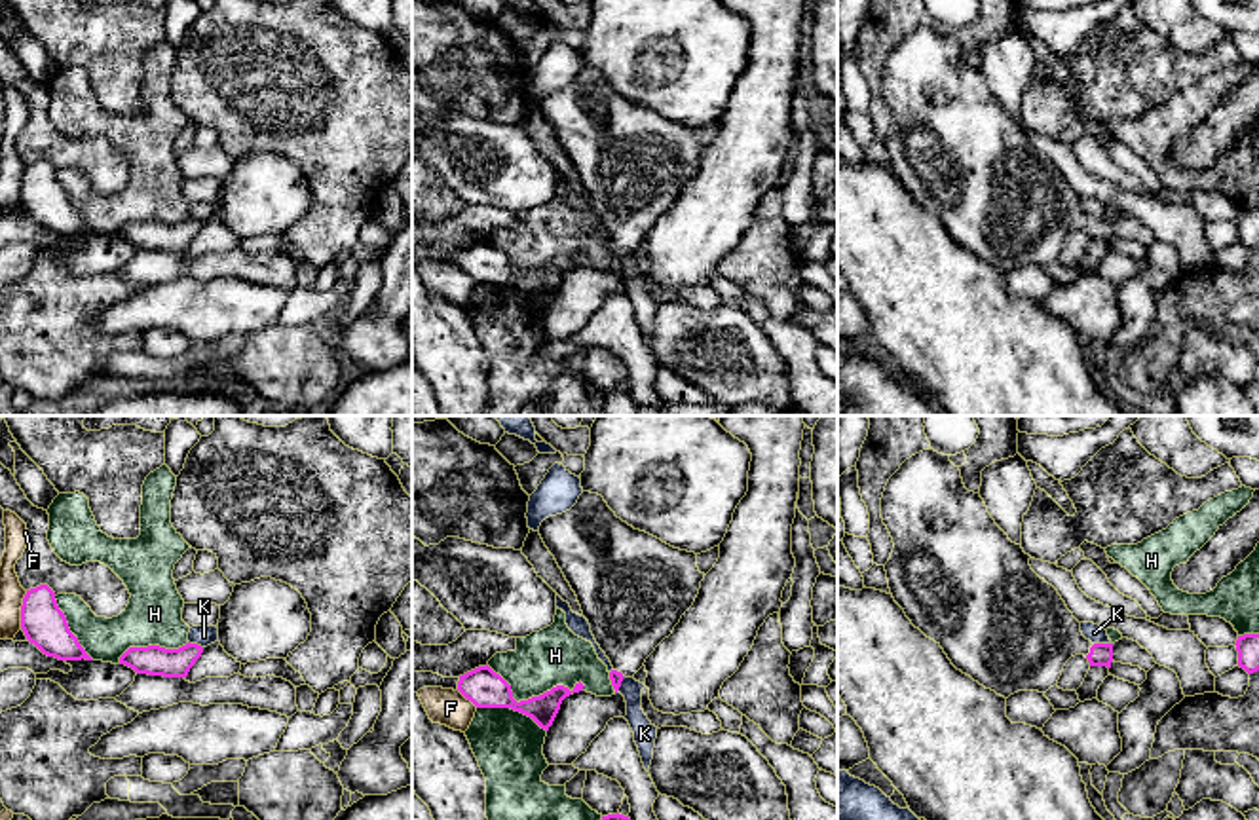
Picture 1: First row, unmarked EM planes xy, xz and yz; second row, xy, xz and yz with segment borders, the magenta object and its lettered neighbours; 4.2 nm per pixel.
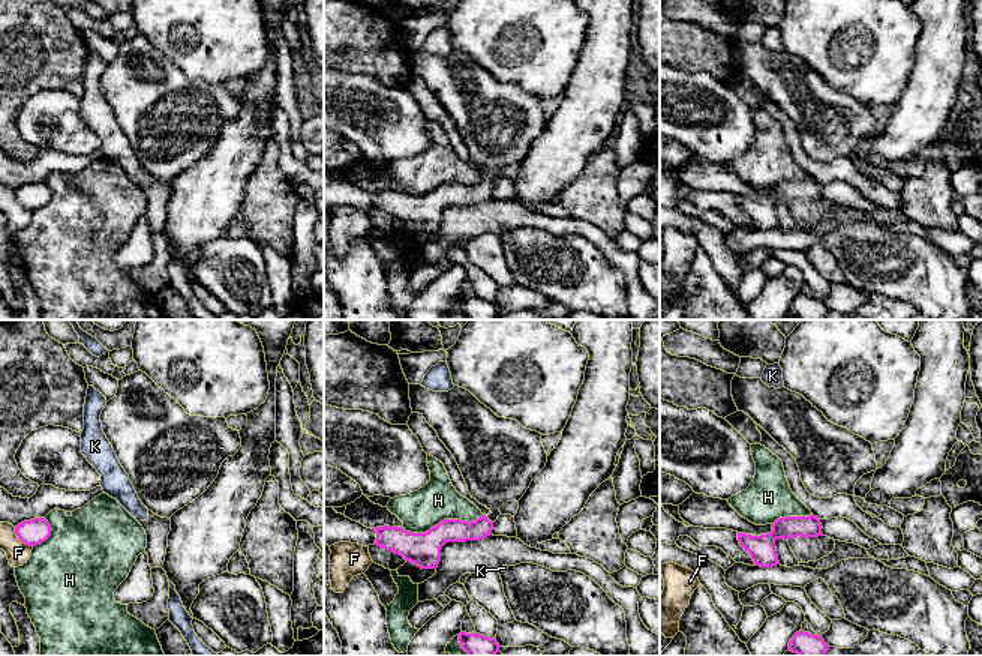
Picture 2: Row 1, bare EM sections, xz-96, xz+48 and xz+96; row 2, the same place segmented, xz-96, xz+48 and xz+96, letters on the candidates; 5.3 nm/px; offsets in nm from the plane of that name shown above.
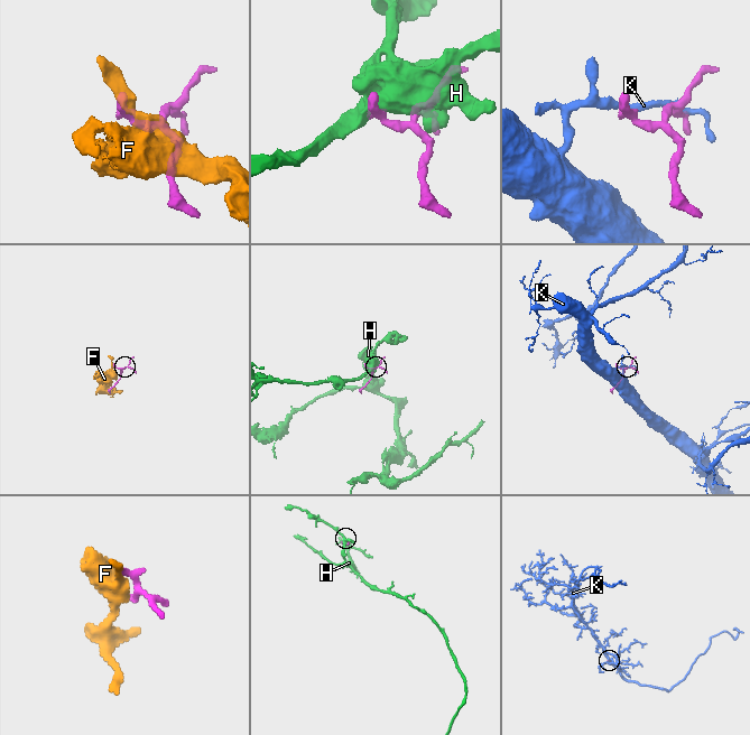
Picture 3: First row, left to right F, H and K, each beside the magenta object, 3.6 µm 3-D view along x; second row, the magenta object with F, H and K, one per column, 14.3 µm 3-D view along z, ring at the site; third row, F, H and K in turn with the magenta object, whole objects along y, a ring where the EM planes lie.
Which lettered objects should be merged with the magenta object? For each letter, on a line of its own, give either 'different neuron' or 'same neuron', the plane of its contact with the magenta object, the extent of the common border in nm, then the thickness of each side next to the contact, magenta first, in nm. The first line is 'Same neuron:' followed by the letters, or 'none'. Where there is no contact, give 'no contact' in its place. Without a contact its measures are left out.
Same neuron: none
F: different neuron; contact in xy; length 160 nm; calibres 190 and 100 nm
H: different neuron; contact in xz; length 440 nm; calibres 160 and 240 nm
K: different neuron; contact in yz; length 70 nm; calibres 100 and 80 nm

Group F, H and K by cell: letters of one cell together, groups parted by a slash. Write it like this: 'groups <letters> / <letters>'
groups F / H / K

